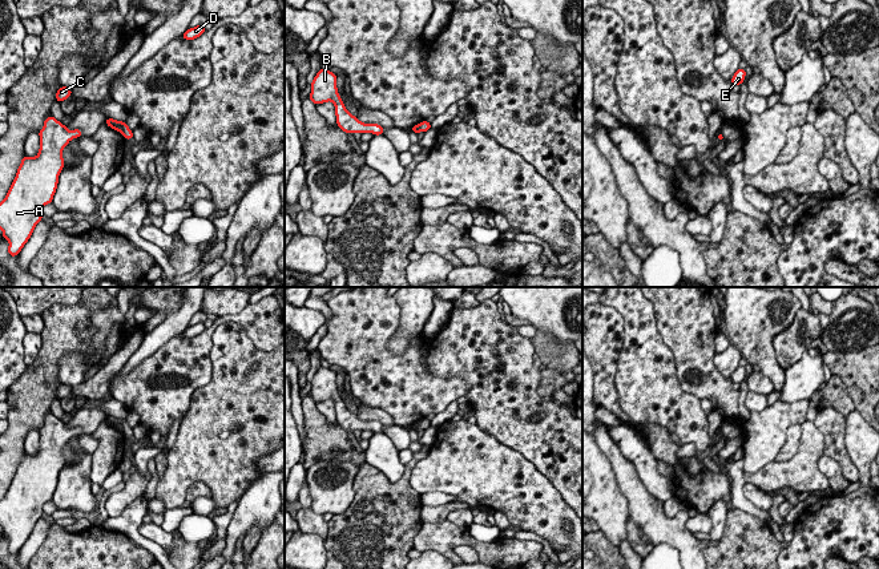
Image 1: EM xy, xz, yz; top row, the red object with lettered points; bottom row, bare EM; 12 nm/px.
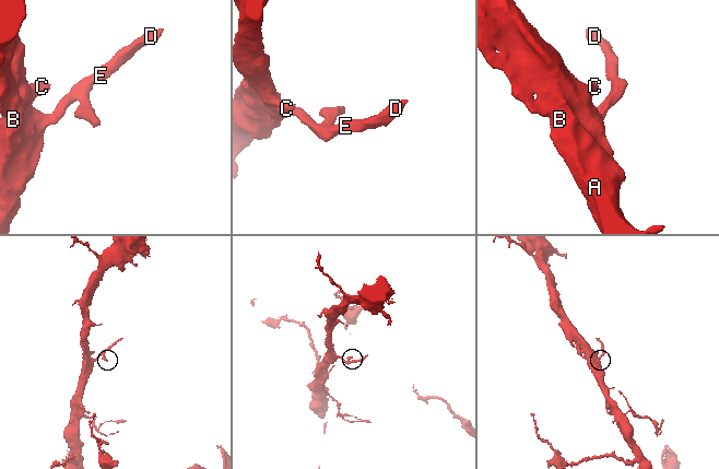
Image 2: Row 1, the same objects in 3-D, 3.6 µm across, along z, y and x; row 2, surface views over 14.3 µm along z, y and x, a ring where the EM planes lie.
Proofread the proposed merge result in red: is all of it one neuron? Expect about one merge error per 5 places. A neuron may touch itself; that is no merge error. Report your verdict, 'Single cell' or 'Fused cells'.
Single cell

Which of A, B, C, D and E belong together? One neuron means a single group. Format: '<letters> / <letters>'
A B C D E

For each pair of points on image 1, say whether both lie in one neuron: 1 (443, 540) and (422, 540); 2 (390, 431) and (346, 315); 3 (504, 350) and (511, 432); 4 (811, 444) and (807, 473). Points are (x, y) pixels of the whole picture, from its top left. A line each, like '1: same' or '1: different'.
1: same
2: different
3: same
4: same

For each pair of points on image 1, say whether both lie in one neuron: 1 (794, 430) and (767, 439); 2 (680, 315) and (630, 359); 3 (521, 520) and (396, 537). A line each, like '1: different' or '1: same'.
1: different
2: different
3: different

